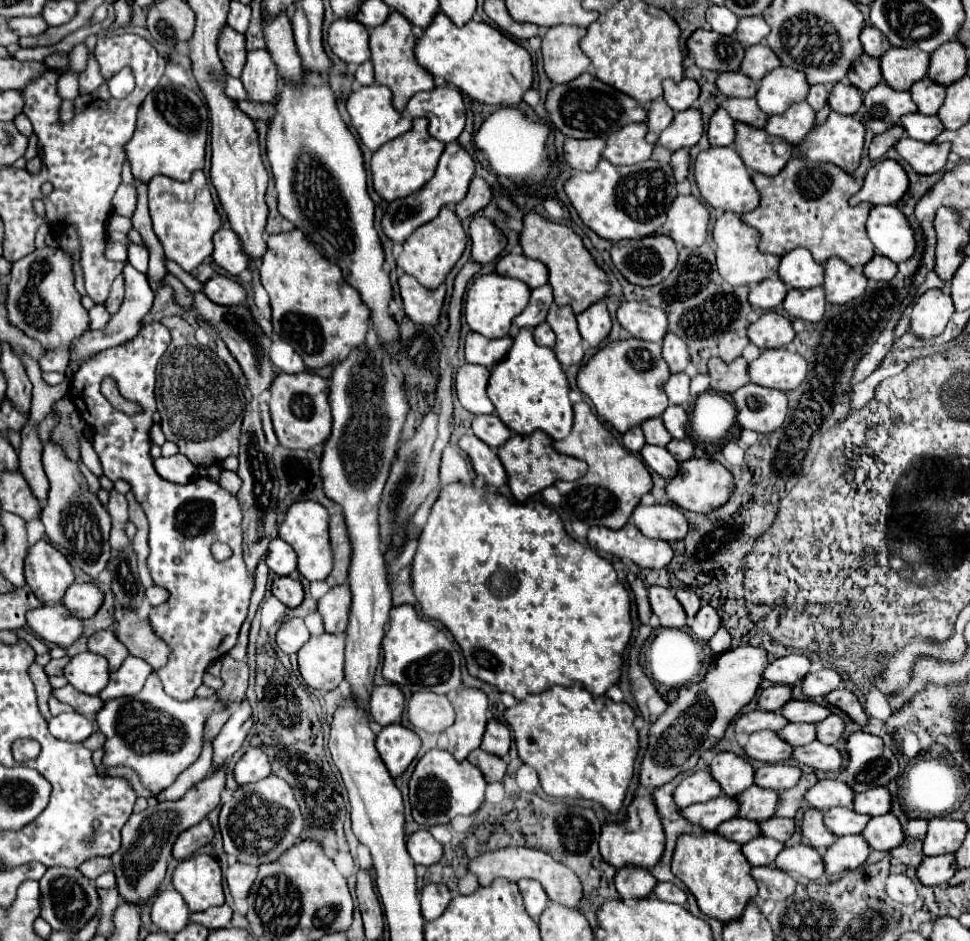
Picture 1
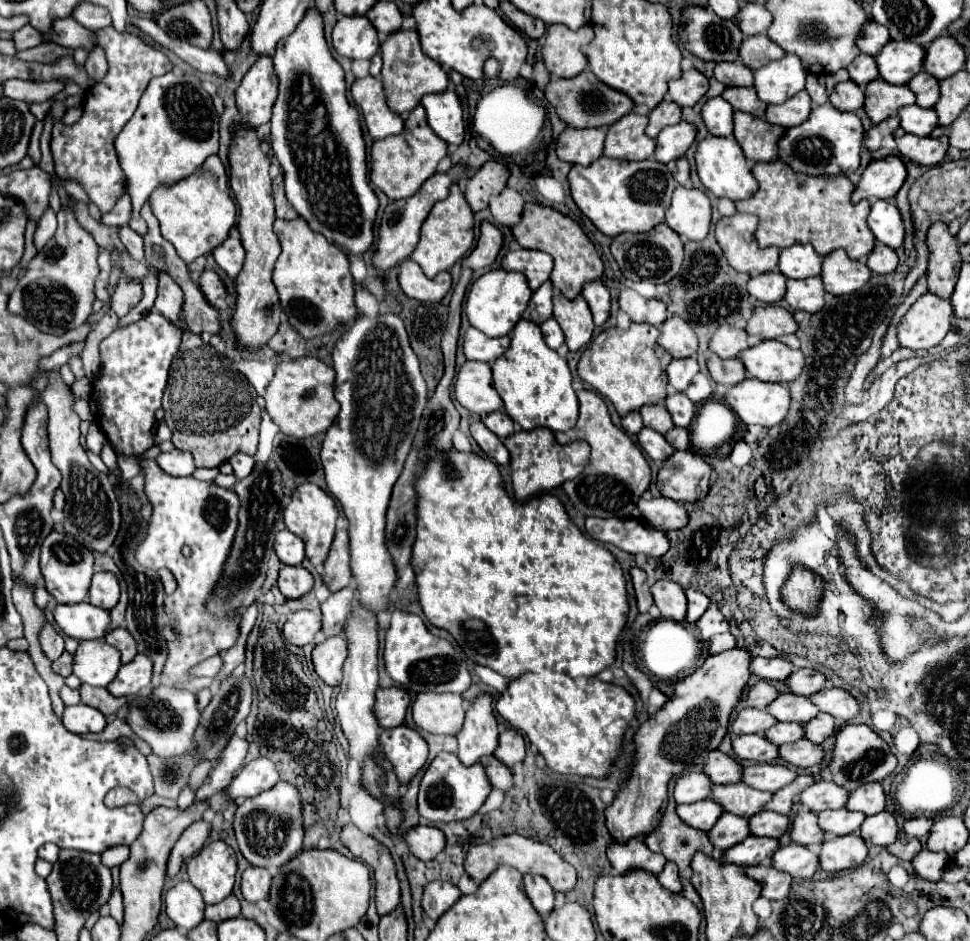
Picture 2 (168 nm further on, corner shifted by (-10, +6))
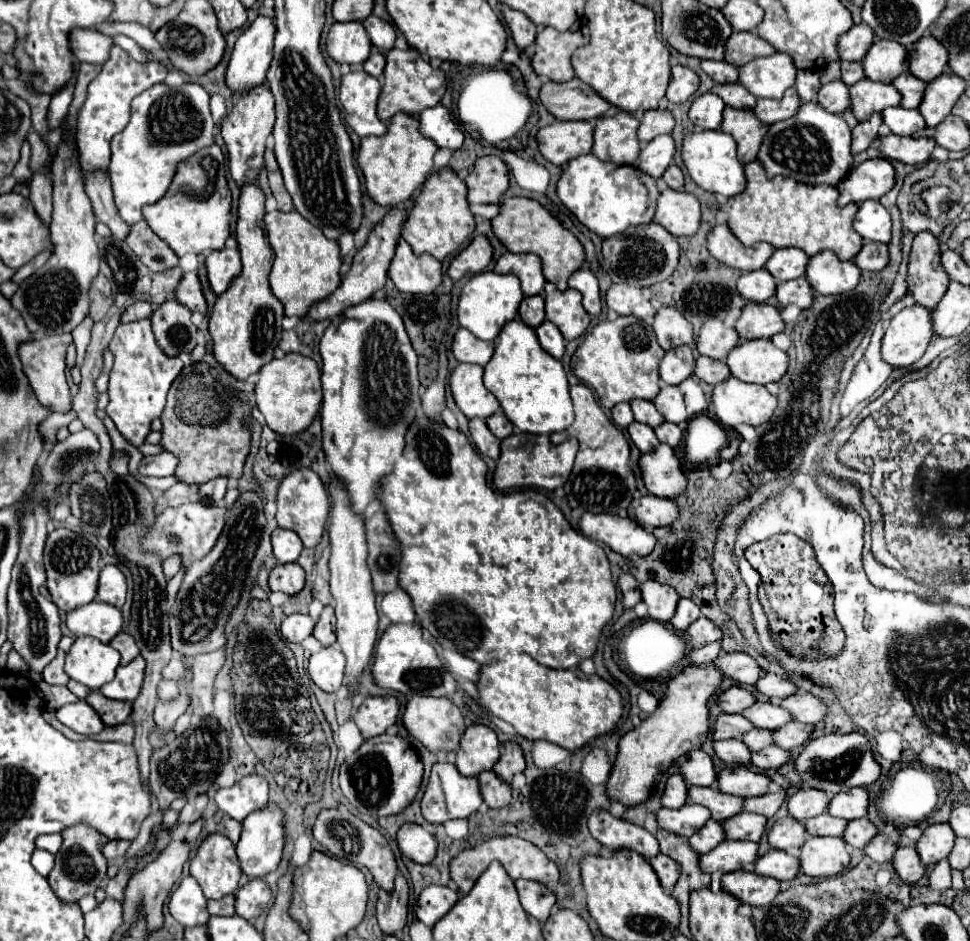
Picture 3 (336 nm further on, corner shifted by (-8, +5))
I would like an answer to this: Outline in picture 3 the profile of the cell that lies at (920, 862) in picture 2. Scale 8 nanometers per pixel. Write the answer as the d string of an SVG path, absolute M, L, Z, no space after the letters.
M898 848L894 852L892 866L894 866L896 874L900 876L900 880L912 882L912 884L916 884L926 872L926 866L920 862L918 852L914 848Z

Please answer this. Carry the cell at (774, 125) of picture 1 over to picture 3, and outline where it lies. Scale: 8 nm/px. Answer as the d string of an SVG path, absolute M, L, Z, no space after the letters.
M794 88L786 90L782 100L768 100L768 98L760 98L754 106L754 114L758 116L760 122L764 124L774 124L780 120L788 120L792 118L800 108L800 98L796 94Z

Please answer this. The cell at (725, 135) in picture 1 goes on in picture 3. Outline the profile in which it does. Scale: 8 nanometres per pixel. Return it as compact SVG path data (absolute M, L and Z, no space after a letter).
M706 92L692 102L688 116L700 130L718 130L722 124L724 106L726 104L722 102L722 98L718 98L712 92Z

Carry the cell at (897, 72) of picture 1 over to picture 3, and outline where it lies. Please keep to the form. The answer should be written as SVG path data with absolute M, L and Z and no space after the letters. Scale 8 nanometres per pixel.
M874 40L862 58L862 68L868 80L890 84L898 74L908 72L908 50L898 42Z

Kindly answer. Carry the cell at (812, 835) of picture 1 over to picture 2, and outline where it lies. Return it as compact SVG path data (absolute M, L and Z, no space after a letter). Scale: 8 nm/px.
M800 807L796 819L792 821L792 829L790 829L790 837L794 843L800 843L811 851L818 853L824 843L824 831L820 829L818 821L816 821L816 813L812 813L806 807Z

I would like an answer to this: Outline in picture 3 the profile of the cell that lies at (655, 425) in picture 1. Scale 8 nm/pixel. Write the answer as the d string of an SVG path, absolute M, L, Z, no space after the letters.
M632 400L630 406L632 406L632 412L634 412L634 420L638 420L642 424L656 428L664 420L662 414L658 414L656 406L650 400Z

